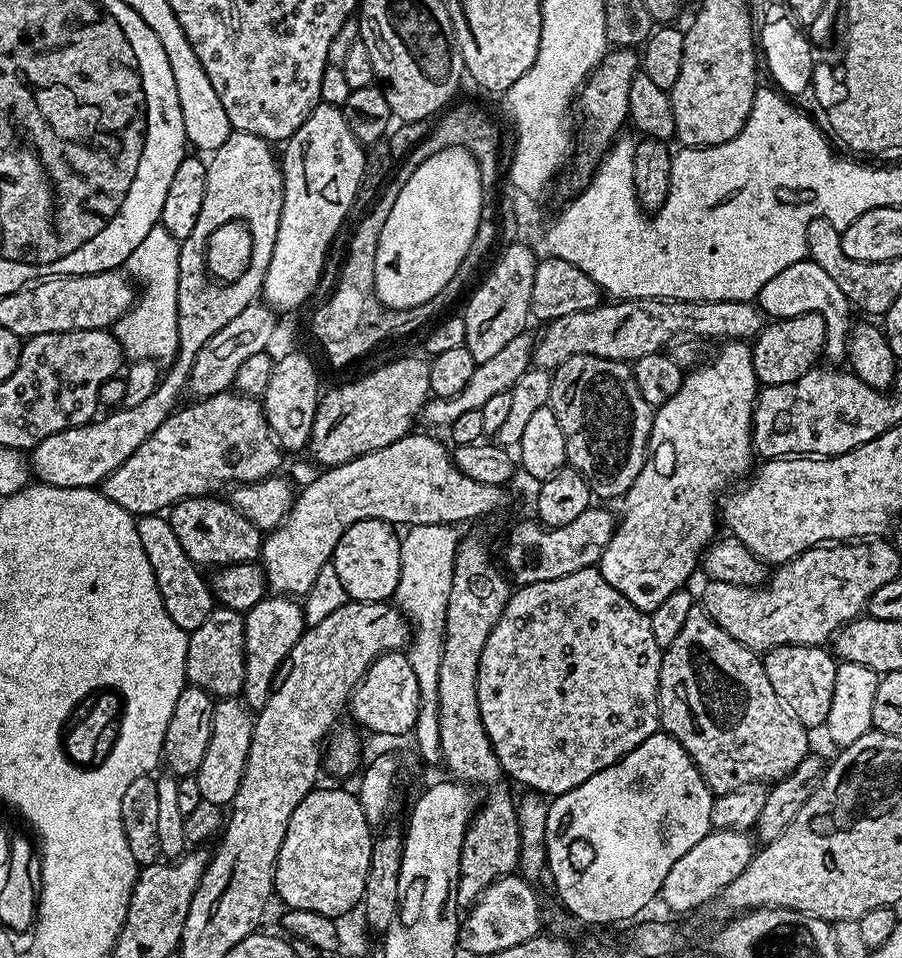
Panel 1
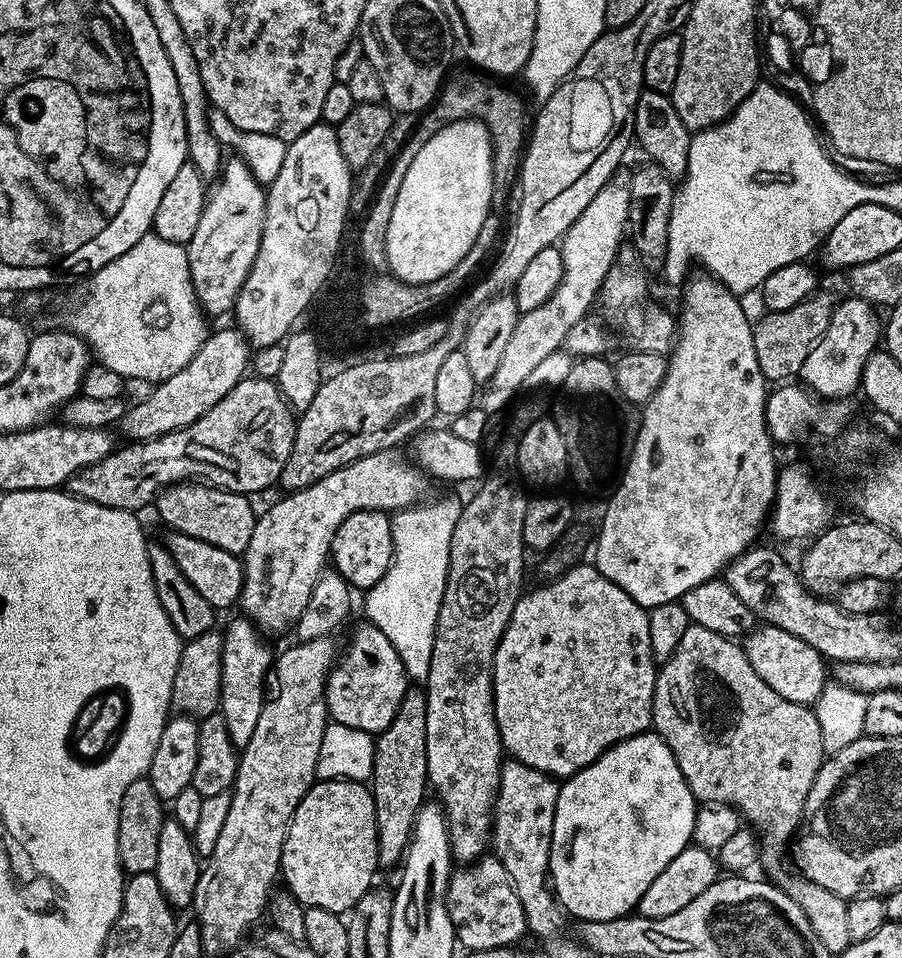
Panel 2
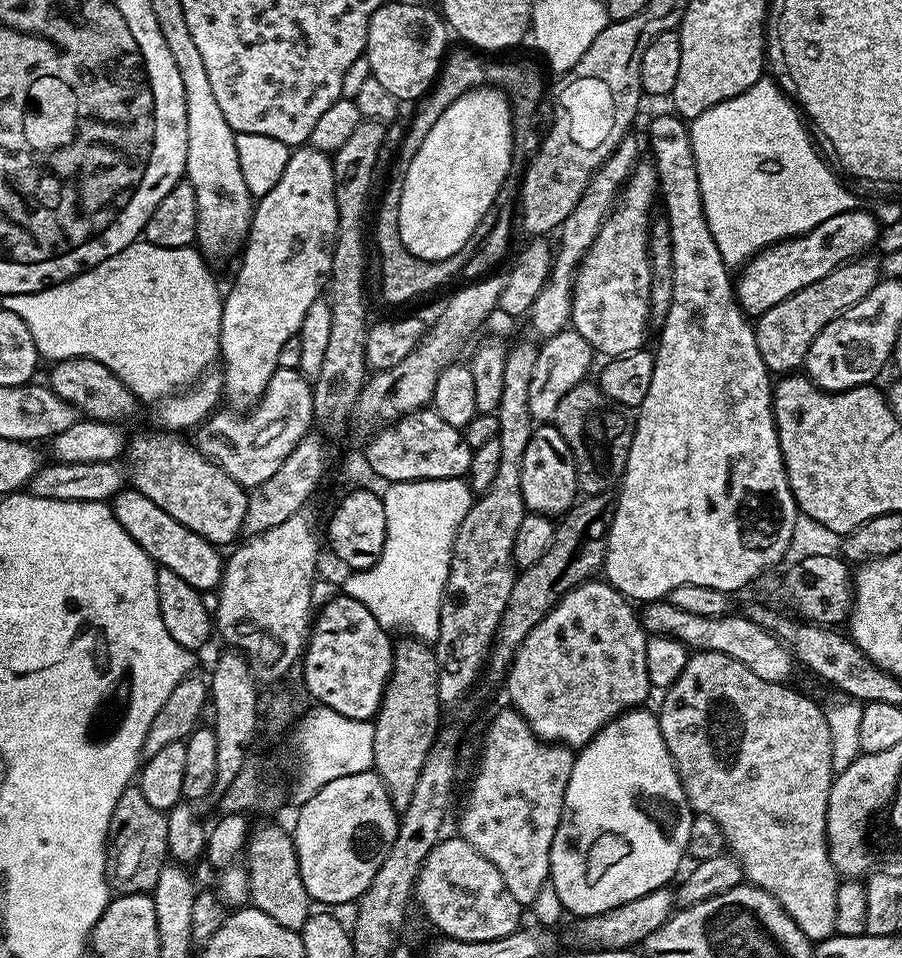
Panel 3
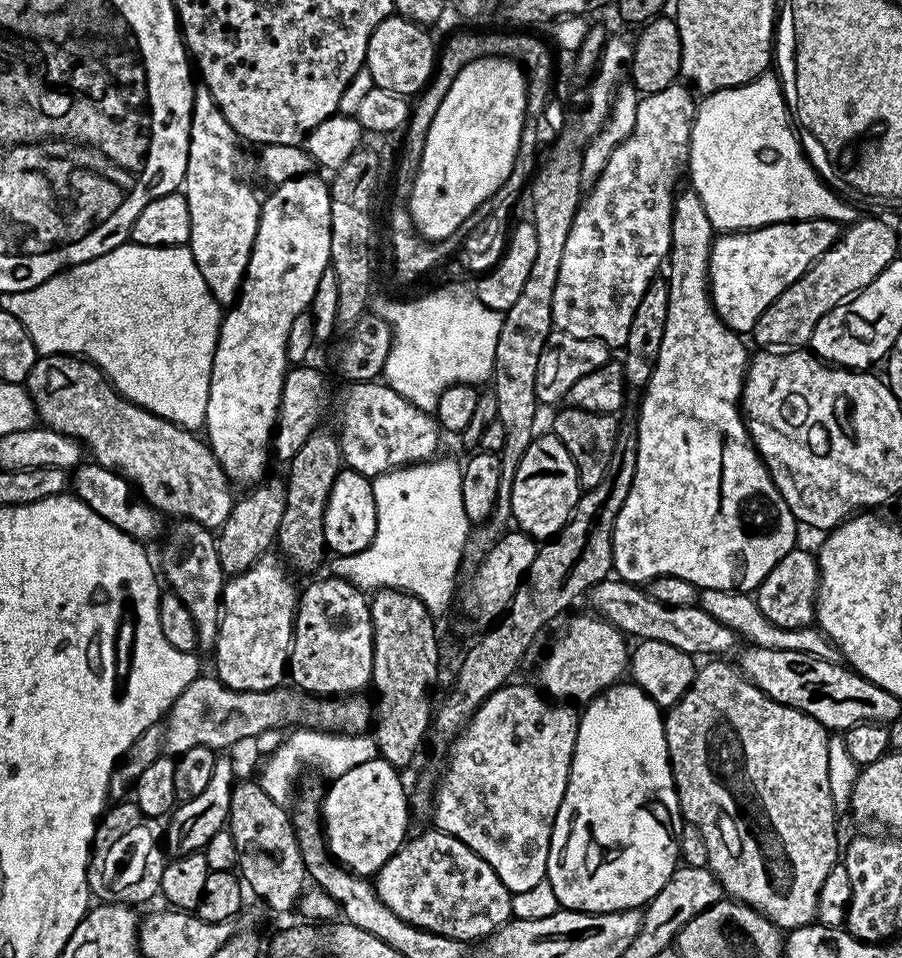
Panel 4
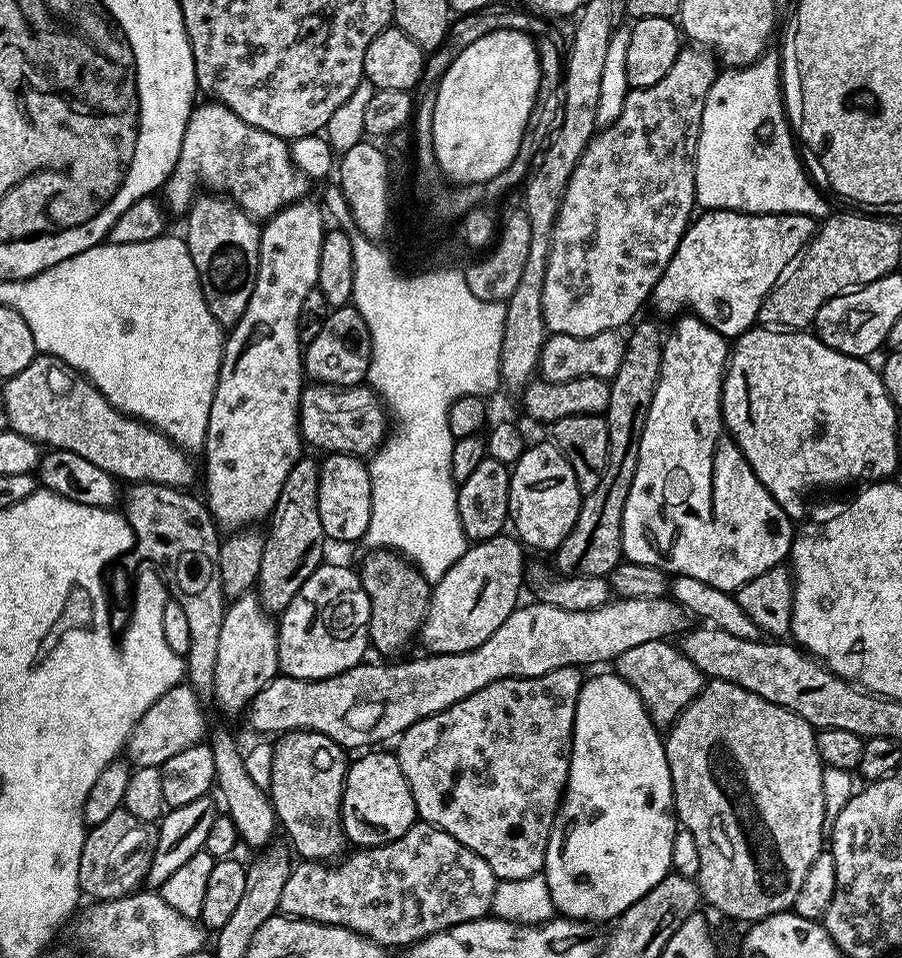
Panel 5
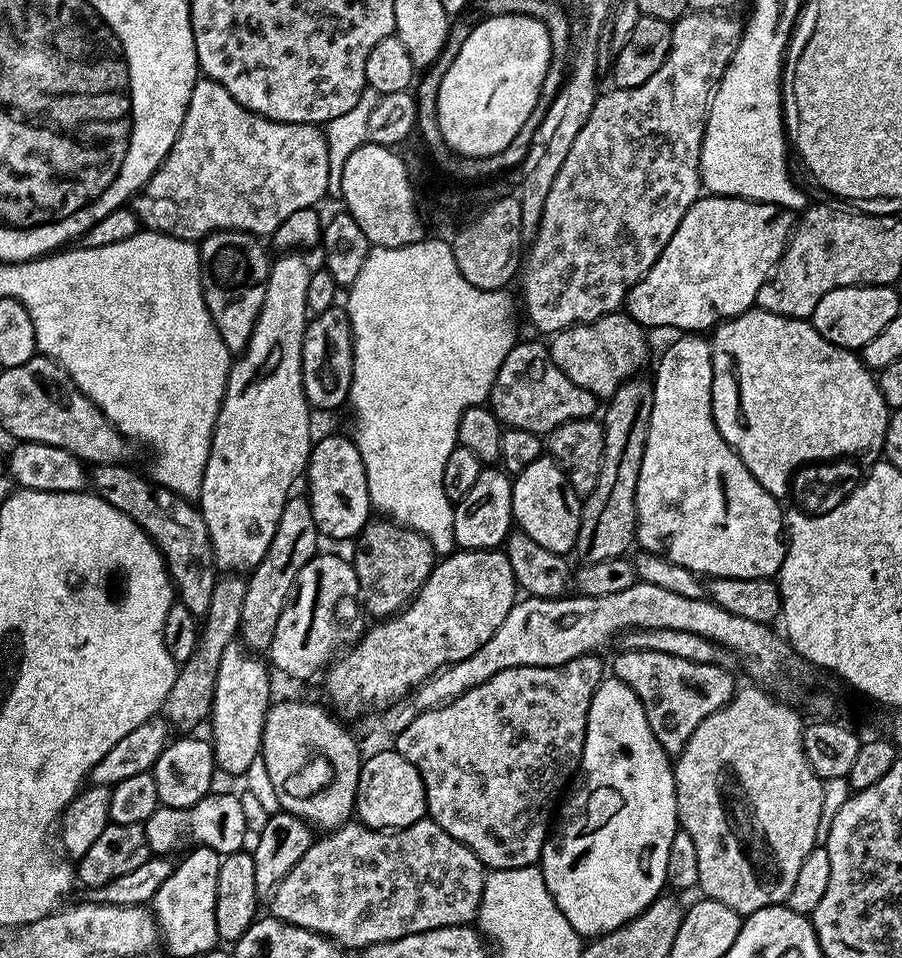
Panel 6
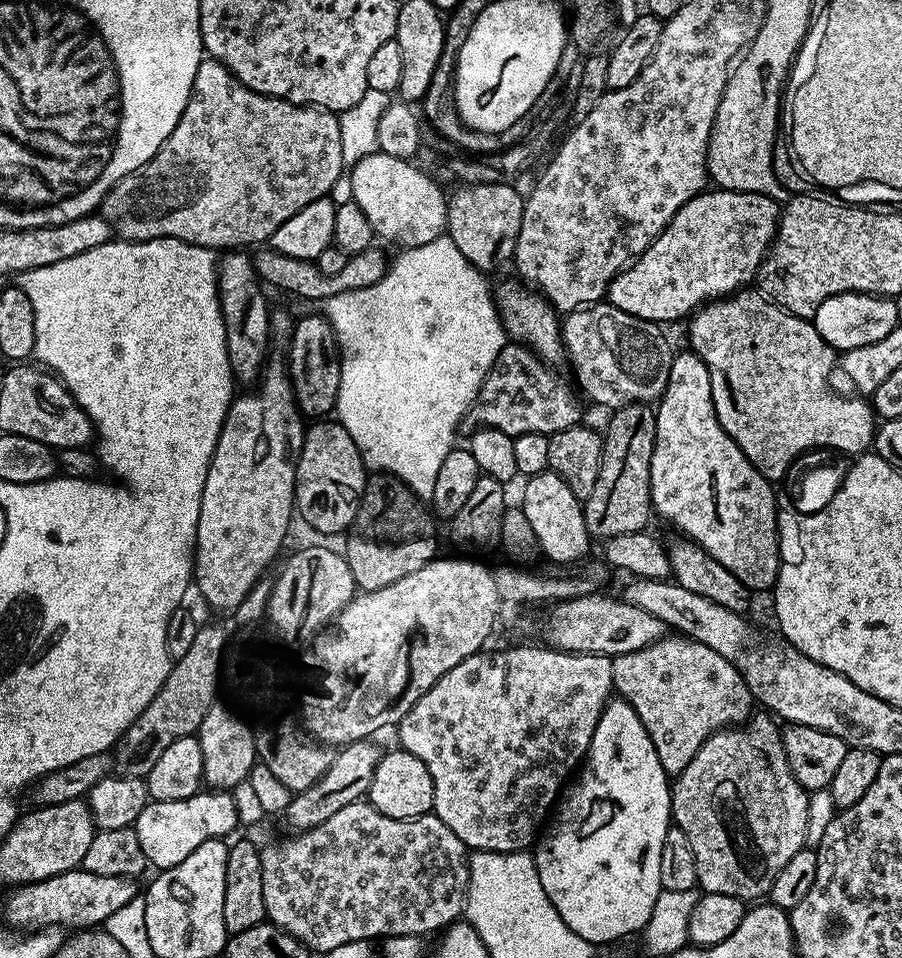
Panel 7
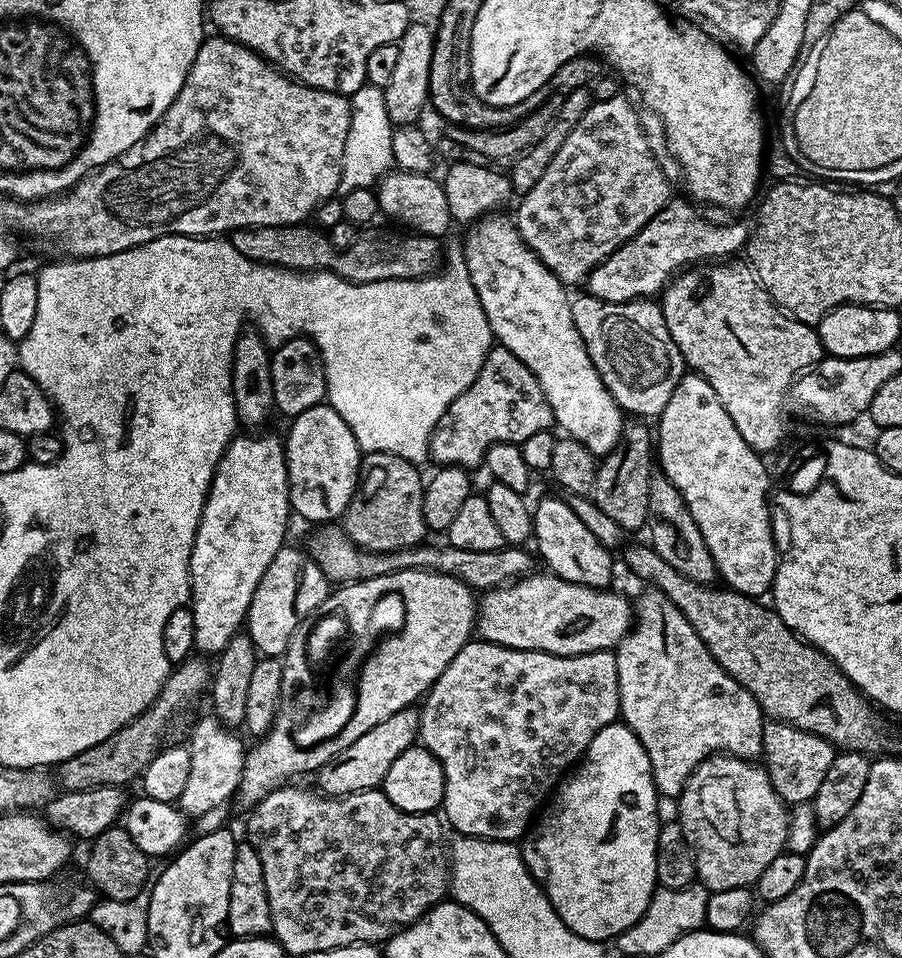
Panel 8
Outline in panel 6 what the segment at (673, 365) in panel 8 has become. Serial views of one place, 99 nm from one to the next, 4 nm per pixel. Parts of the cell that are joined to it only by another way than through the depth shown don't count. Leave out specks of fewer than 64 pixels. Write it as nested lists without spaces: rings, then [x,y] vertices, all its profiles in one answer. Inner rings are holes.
[[[617,310],[591,324],[576,324],[555,333],[550,340],[552,361],[570,382],[578,382],[582,390],[590,390],[597,398],[611,398],[618,386],[631,380],[647,362],[648,336],[640,323]]]

